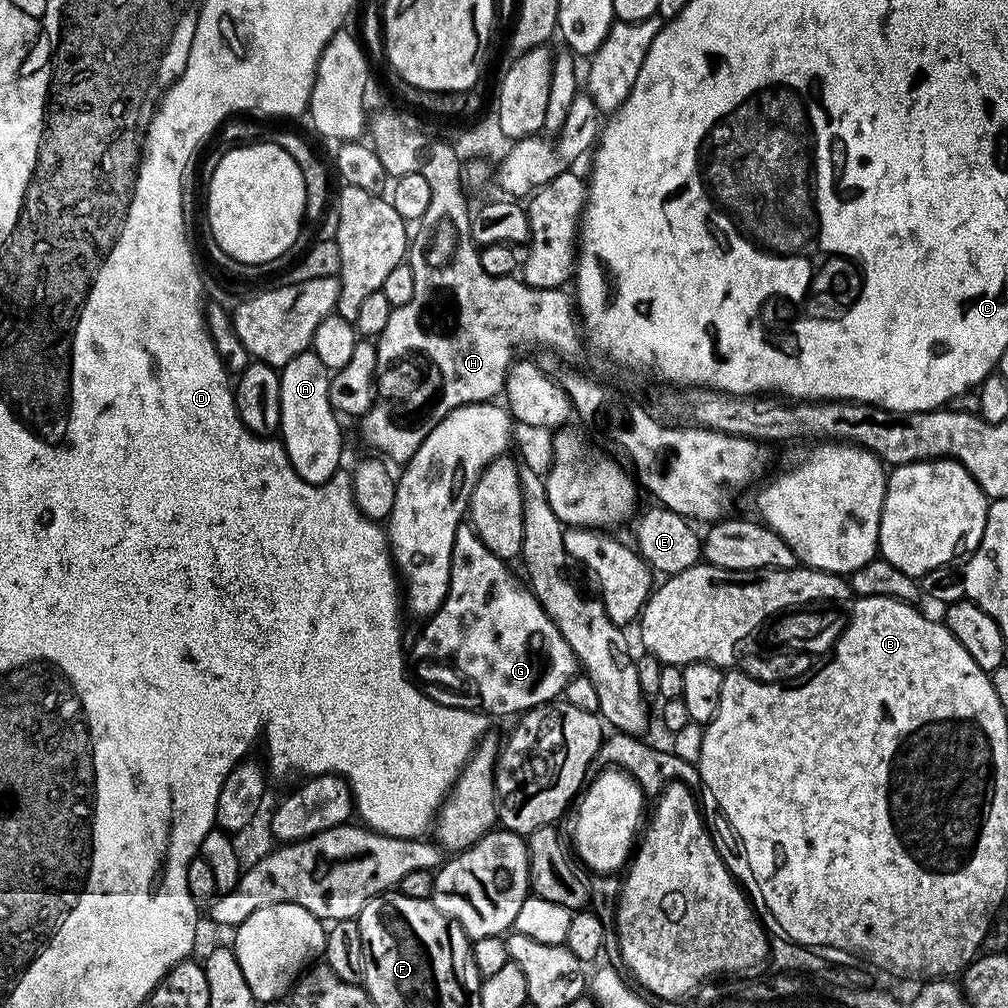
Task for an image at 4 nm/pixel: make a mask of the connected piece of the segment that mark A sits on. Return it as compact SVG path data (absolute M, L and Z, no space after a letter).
M312 351L299 352L279 371L282 418L280 441L291 465L303 481L326 484L341 469L342 428L329 400L331 371Z

